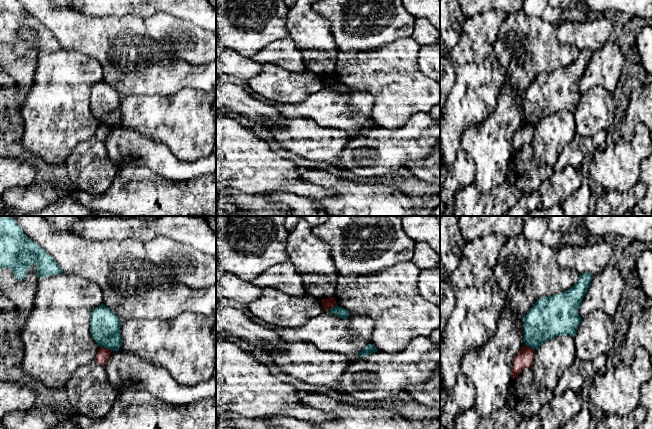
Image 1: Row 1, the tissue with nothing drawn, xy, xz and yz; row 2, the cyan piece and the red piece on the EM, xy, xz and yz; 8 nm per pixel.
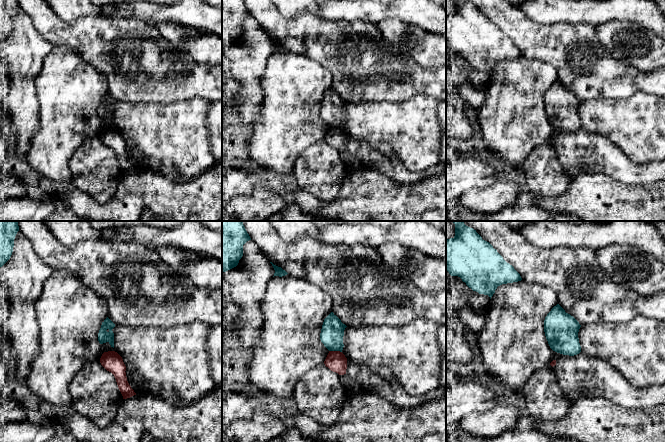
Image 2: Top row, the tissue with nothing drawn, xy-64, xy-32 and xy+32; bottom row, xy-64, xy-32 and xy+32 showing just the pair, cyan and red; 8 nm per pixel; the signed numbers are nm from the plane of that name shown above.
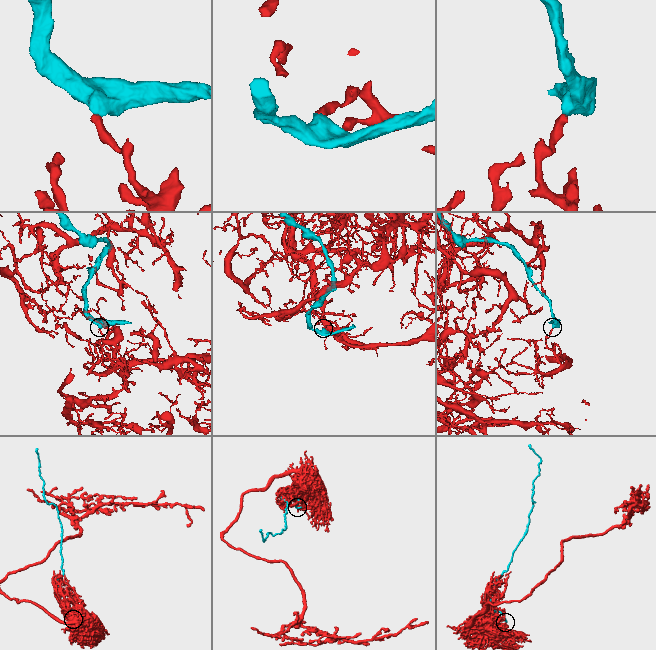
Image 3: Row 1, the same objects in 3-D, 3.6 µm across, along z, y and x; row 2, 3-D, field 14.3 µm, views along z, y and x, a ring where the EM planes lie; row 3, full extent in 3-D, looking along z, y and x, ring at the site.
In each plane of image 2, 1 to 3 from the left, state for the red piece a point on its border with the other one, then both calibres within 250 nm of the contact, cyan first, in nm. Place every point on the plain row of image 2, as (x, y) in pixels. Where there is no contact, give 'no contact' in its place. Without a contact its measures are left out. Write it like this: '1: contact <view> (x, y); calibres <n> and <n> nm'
1: no contact
2: contact xy-32 (335, 126); calibres 190 and 160 nm
3: no contact

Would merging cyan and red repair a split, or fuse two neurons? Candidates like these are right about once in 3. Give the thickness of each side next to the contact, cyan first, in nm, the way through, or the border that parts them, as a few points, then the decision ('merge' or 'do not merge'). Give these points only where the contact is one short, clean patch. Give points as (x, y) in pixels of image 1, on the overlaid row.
calibres 240 and 110 nm; border xy (100, 346), (106, 347), (111, 351); do not merge

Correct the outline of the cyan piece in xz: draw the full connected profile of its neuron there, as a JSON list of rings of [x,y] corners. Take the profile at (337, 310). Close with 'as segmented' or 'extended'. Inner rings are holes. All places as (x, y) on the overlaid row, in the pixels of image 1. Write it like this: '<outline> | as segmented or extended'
[[[335,306],[334,308],[331,308],[329,311],[330,312],[340,318],[346,319],[349,317],[349,311],[340,307],[340,306]]] | as segmented

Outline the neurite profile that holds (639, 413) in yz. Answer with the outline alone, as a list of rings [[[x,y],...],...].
[[[639,404],[627,415],[607,415],[596,424],[595,429],[637,429],[637,426],[645,419],[646,409]]]

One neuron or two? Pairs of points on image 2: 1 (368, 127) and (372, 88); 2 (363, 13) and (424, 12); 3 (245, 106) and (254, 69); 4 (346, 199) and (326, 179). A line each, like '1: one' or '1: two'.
1: two
2: one
3: one
4: two

